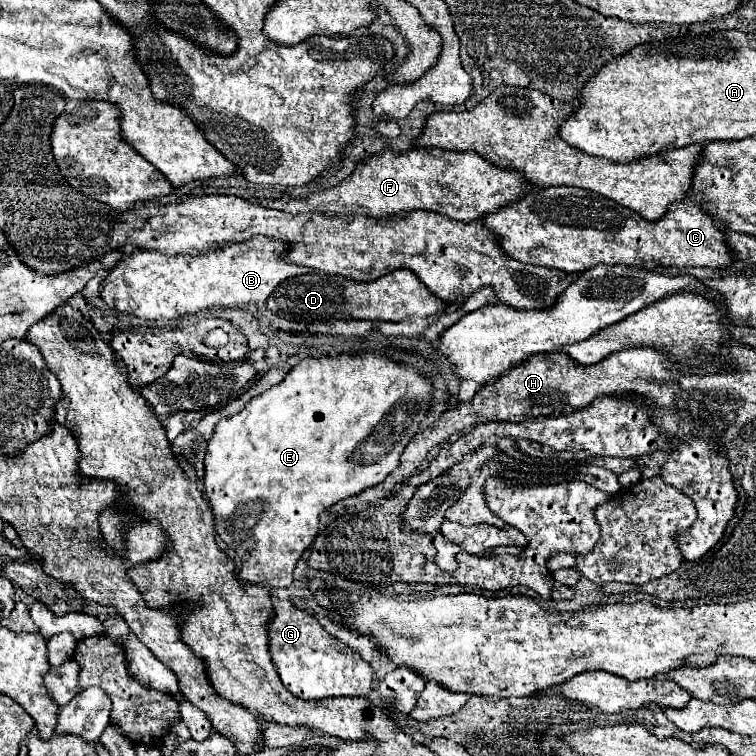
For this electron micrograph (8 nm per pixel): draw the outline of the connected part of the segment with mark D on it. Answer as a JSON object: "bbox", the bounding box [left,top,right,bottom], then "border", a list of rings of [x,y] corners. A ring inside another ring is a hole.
{"bbox":[266,269,446,321],"border":[[[396,269],[376,281],[358,283],[340,275],[312,273],[286,279],[266,301],[268,311],[292,321],[334,321],[334,319],[368,319],[368,321],[402,321],[410,315],[430,317],[446,307],[434,297],[424,283],[408,269]]]}

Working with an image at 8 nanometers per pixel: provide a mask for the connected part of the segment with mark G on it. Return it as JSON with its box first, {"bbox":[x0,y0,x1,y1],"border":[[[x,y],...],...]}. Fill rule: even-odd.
{"bbox":[270,601,372,697],"border":[[[274,601],[274,617],[270,623],[270,653],[284,687],[294,697],[368,697],[368,693],[372,691],[372,667],[348,645],[326,633],[312,615],[296,609],[288,601]]]}

